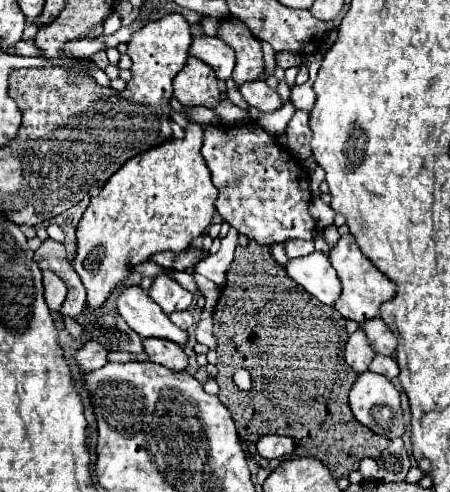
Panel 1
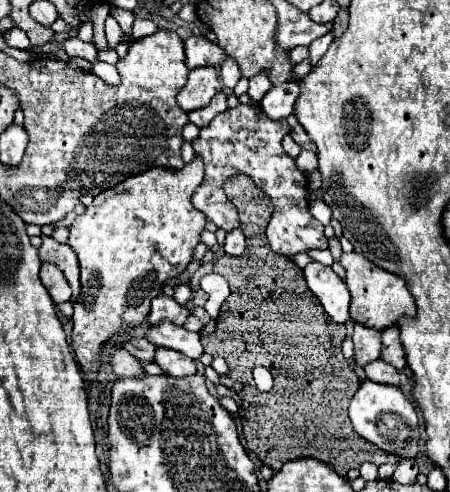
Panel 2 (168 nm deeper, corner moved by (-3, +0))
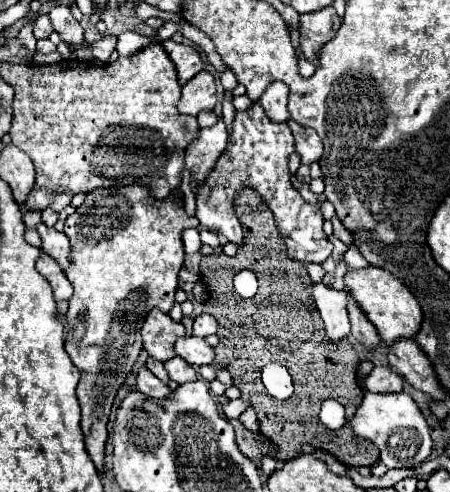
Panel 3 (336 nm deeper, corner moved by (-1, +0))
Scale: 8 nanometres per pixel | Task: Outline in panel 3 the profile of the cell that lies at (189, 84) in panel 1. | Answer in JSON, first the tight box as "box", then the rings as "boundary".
{"box":[179,73,217,115],"boundary":[[[197,73],[185,87],[179,101],[179,113],[199,115],[201,111],[213,111],[217,105],[217,89],[211,73]]]}

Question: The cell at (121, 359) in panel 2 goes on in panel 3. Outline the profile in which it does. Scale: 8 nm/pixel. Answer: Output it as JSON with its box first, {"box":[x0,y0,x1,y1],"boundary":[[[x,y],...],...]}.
{"box":[135,369,171,399],"boundary":[[[149,369],[139,371],[135,387],[137,387],[137,391],[141,391],[153,399],[167,399],[171,395],[171,389],[165,383],[161,383]]]}

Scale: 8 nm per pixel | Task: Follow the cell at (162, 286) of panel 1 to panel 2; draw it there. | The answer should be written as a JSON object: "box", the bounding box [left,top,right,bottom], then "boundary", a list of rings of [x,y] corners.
{"box":[149,293,189,325],"boundary":[[[161,293],[151,301],[151,313],[149,313],[149,323],[159,323],[161,319],[169,319],[177,325],[183,325],[189,315],[189,309],[185,305],[179,305],[173,297]]]}

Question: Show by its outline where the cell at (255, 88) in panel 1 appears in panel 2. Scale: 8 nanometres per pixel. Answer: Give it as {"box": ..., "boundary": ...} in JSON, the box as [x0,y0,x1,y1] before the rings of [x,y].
{"box":[261,82,299,119],"boundary":[[[286,82],[281,86],[271,87],[261,99],[261,109],[269,119],[285,119],[293,113],[293,103],[299,93],[299,82]]]}

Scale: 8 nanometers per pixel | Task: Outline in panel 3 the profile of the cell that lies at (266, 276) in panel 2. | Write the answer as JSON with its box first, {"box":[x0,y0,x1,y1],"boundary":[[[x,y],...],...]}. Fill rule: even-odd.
{"box":[199,189,377,467],"boundary":[[[243,189],[235,199],[235,211],[245,227],[245,243],[237,249],[237,255],[227,257],[225,253],[215,253],[203,257],[199,263],[199,273],[209,293],[203,311],[213,315],[219,323],[215,363],[229,363],[229,373],[241,389],[241,397],[253,403],[253,409],[257,411],[261,435],[279,447],[279,461],[297,457],[301,445],[309,443],[317,449],[329,451],[347,467],[377,463],[377,447],[369,439],[357,437],[351,425],[331,431],[319,421],[319,407],[325,399],[337,399],[347,411],[347,421],[363,401],[363,389],[357,383],[359,357],[353,345],[347,339],[341,343],[329,343],[329,339],[325,339],[321,317],[313,303],[313,283],[307,269],[303,263],[289,259],[285,243],[279,239],[273,213],[261,205],[257,191]],[[243,269],[257,271],[259,291],[253,299],[243,299],[235,293],[233,277]],[[271,361],[279,361],[293,377],[295,393],[287,401],[273,399],[261,383],[261,367]]]}

